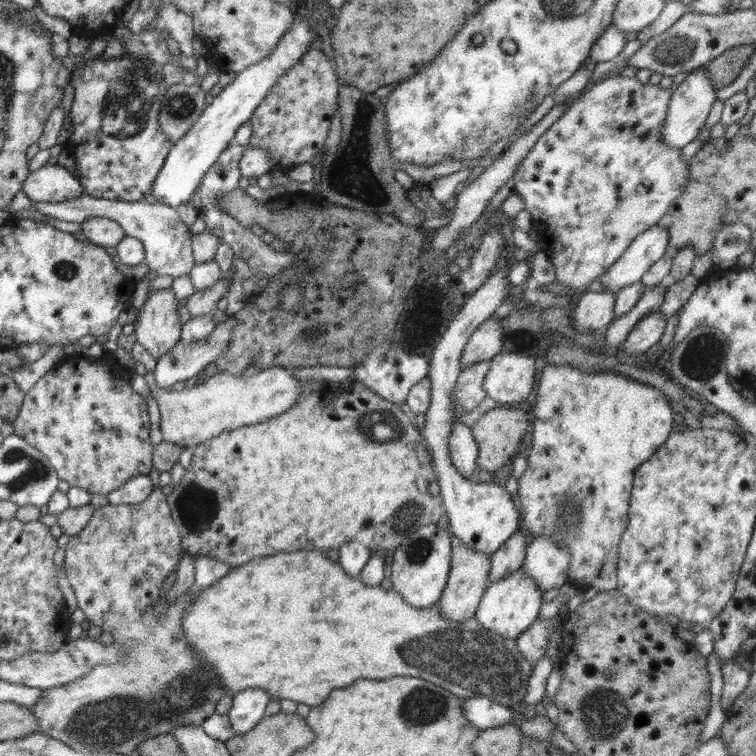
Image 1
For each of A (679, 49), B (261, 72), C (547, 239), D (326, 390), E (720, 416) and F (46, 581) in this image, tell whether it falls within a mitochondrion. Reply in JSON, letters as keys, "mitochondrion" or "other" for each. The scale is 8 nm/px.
{"A":"mitochondrion","B":"other","C":"other","D":"other","E":"other","F":"other"}

